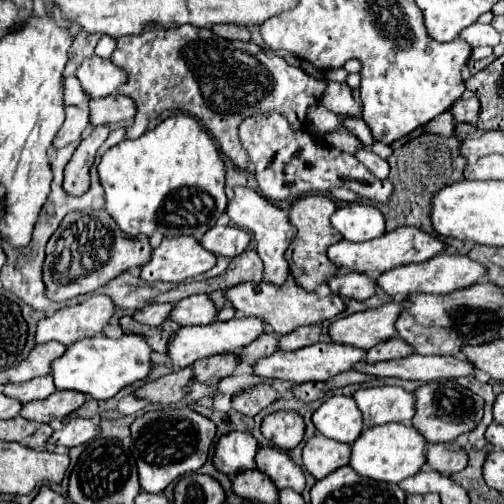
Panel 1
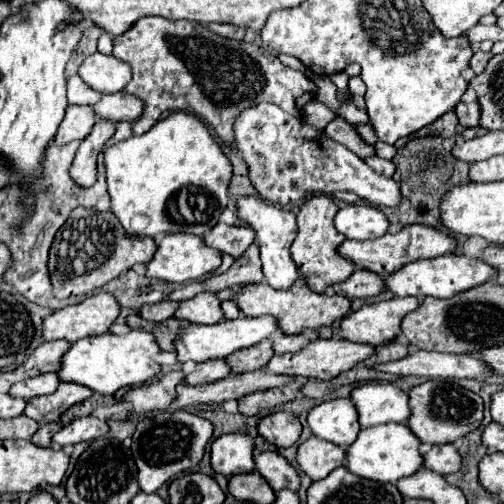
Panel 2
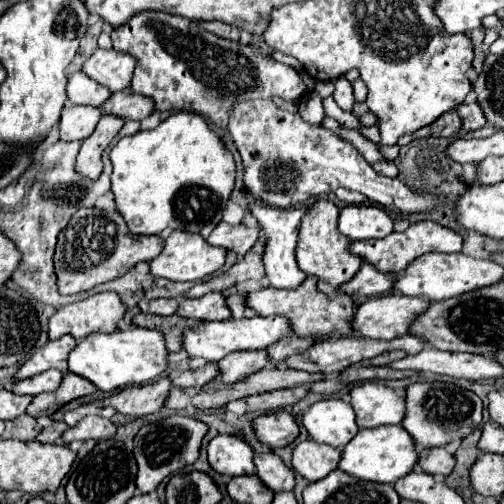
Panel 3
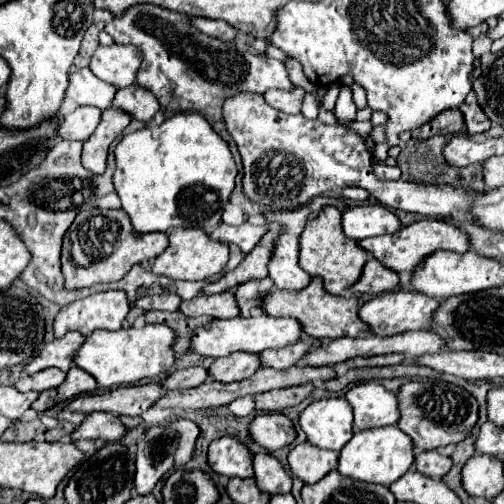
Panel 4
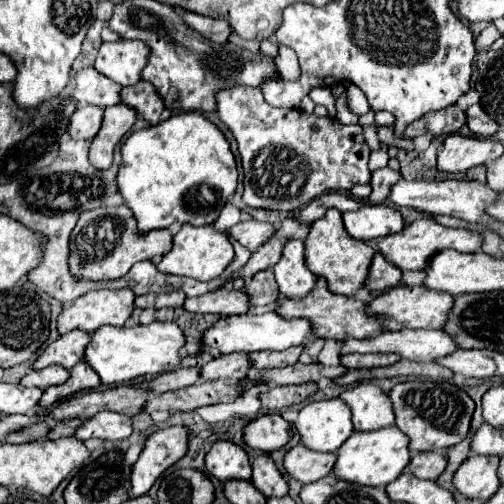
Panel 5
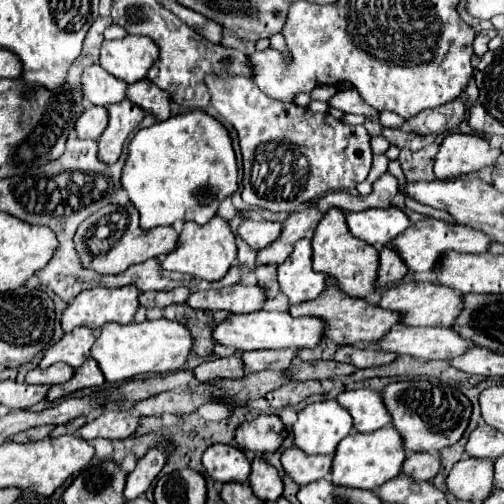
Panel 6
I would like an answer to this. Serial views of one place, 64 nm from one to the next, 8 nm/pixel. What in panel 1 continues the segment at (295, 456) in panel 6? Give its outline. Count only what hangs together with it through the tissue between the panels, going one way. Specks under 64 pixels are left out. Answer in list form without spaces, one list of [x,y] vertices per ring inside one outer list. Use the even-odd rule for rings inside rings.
[[[316,434],[306,442],[302,450],[302,460],[306,470],[320,480],[350,462],[350,446]]]

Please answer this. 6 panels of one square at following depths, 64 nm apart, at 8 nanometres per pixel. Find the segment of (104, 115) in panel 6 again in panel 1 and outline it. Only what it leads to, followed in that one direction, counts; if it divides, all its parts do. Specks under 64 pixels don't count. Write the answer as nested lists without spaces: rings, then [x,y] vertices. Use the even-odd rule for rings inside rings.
[[[66,106],[66,120],[64,120],[62,128],[58,130],[52,146],[64,148],[66,144],[78,140],[80,134],[88,126],[90,126],[90,120],[88,120],[88,108],[86,106]]]

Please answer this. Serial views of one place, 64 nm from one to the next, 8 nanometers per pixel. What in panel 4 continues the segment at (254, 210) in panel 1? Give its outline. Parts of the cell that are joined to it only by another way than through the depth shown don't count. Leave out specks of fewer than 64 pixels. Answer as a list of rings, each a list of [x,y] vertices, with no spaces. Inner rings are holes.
[[[318,196],[318,198],[314,198],[312,202],[304,204],[302,208],[296,208],[296,210],[286,210],[286,212],[264,212],[264,214],[262,214],[268,226],[270,226],[270,224],[278,224],[278,226],[280,226],[280,236],[276,238],[276,244],[274,244],[274,250],[272,250],[272,260],[268,262],[268,276],[270,276],[270,280],[274,282],[276,288],[280,288],[280,290],[302,290],[302,288],[308,286],[310,274],[306,274],[306,272],[298,266],[300,232],[304,230],[306,222],[312,220],[312,218],[322,210],[322,206],[326,206],[326,204],[334,204],[334,206],[340,208],[340,210],[346,208],[342,200],[330,200],[330,198]]]

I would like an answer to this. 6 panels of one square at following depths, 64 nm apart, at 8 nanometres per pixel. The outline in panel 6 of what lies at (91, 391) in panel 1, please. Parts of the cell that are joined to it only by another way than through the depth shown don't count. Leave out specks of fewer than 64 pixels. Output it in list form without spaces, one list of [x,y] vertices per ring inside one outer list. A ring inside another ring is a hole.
[[[154,320],[154,322],[140,322],[140,324],[104,324],[96,342],[92,344],[90,358],[96,360],[98,368],[102,370],[106,382],[120,380],[126,382],[136,374],[164,374],[180,370],[192,350],[192,338],[188,328],[178,322],[170,320]]]

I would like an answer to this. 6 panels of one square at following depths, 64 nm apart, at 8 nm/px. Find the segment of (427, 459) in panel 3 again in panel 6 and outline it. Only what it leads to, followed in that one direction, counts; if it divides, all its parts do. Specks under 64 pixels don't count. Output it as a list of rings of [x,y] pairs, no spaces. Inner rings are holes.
[[[416,452],[406,458],[402,472],[416,480],[432,480],[440,470],[440,456],[428,452]]]

